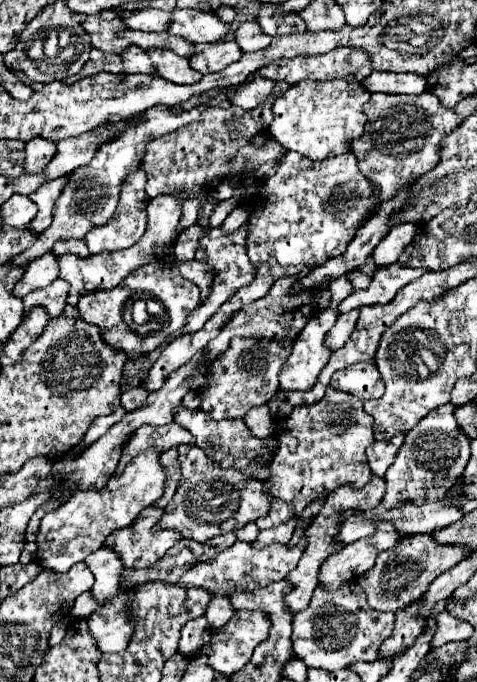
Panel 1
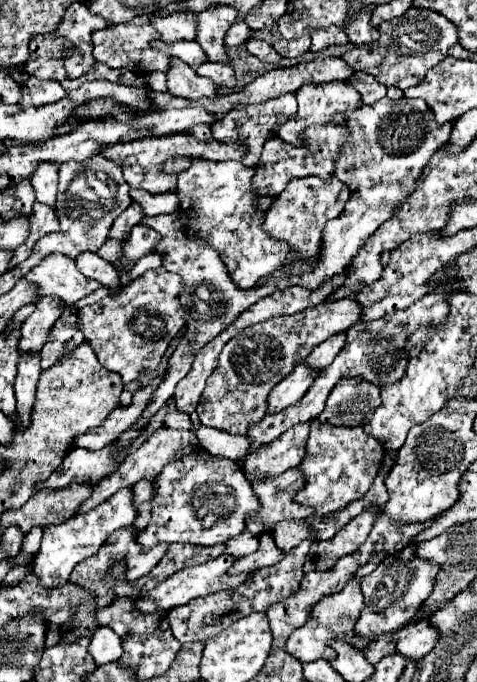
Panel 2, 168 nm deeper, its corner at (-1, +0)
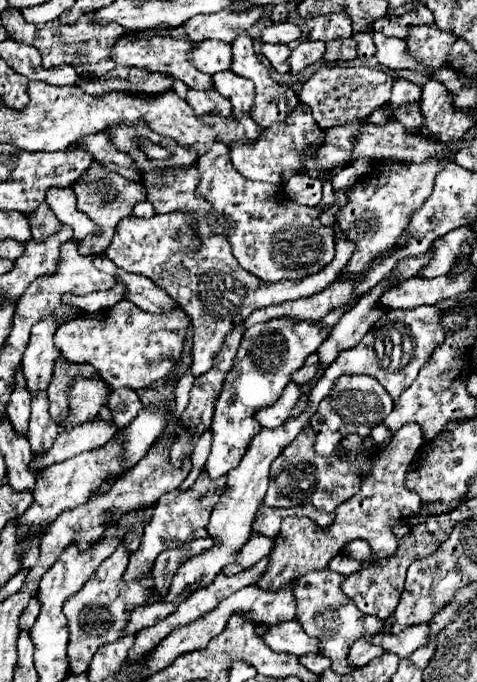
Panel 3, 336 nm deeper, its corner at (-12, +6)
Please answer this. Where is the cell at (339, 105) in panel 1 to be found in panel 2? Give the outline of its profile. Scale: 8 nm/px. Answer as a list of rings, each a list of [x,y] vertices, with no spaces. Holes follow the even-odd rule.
[[[331,81],[331,83],[323,83],[323,85],[301,85],[297,91],[295,91],[295,97],[297,97],[297,103],[299,103],[299,109],[293,117],[289,117],[281,127],[279,127],[279,137],[289,143],[289,145],[295,145],[295,147],[307,147],[307,139],[301,137],[301,133],[311,127],[311,125],[317,125],[317,123],[335,123],[339,127],[345,127],[347,125],[347,119],[359,109],[363,107],[363,101],[361,101],[361,95],[345,81]]]

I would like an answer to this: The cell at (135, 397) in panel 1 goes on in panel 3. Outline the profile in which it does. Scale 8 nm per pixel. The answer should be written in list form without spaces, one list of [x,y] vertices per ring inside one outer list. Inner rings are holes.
[[[112,389],[108,397],[108,407],[114,415],[114,423],[118,425],[118,429],[126,429],[142,409],[142,403],[132,389]]]

